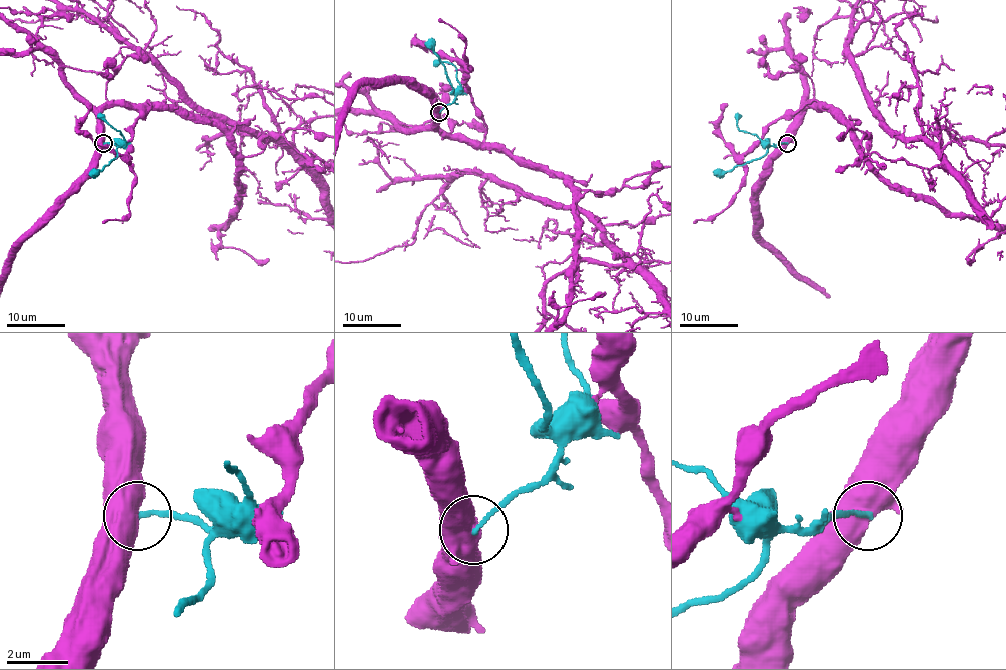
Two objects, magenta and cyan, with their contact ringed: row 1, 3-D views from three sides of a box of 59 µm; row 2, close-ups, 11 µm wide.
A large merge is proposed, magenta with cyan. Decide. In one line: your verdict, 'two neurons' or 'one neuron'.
two neurons

